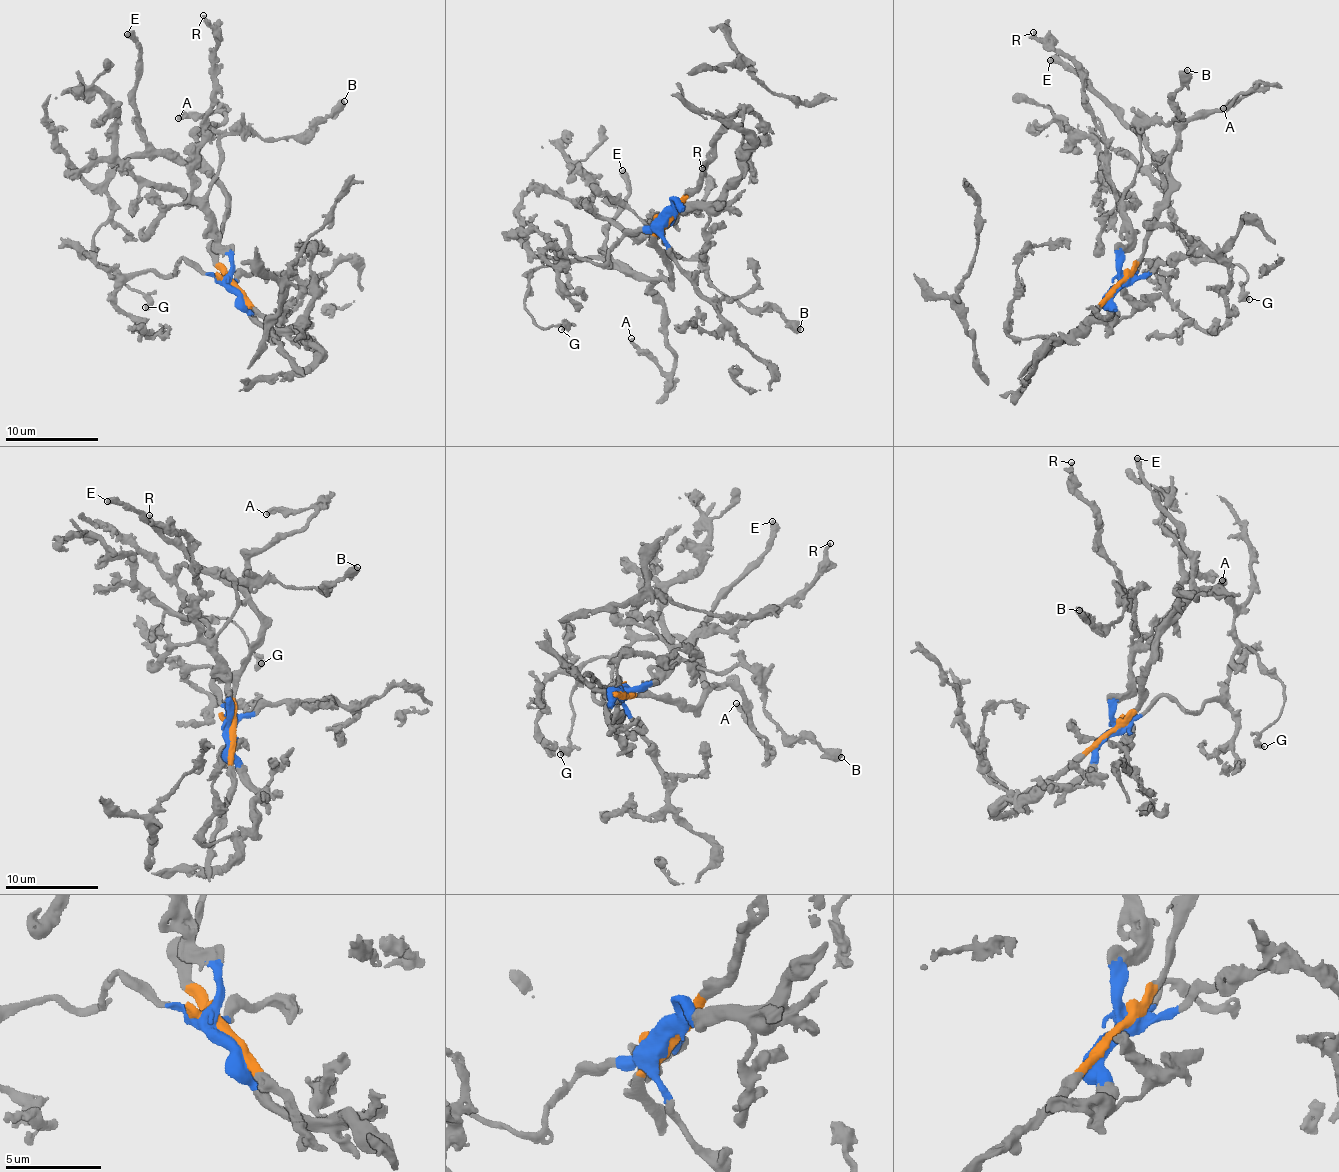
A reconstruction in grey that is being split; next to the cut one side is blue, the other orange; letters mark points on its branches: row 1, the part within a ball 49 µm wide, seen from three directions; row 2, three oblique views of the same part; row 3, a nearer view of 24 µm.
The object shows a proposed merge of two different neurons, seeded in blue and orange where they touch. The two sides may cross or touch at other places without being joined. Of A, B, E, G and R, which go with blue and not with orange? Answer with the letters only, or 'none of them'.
B, R

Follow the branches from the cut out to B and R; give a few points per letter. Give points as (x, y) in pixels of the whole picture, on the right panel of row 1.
B: (1120, 285), (1120, 253), (1127, 242), (1122, 193), (1141, 158), (1140, 126), (1174, 120), (1175, 94), (1187, 70)
R: (1120, 285), (1128, 217), (1110, 179), (1110, 153), (1088, 104), (1081, 70), (1033, 32)

